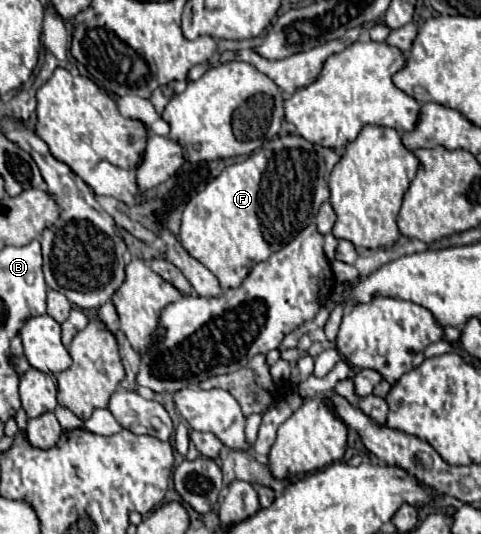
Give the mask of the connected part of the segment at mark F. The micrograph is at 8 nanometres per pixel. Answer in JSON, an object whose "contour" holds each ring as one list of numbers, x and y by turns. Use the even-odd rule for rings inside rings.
{"contour":[[298,135,274,137,246,161,226,167,218,177,209,180,190,197,190,203,182,213,179,241,194,259,216,275,220,287,238,287,256,263,266,261,272,253,280,251,284,241,290,243,310,223,314,183,318,183,320,177,324,179,324,175,326,167,320,145,314,145]]}

